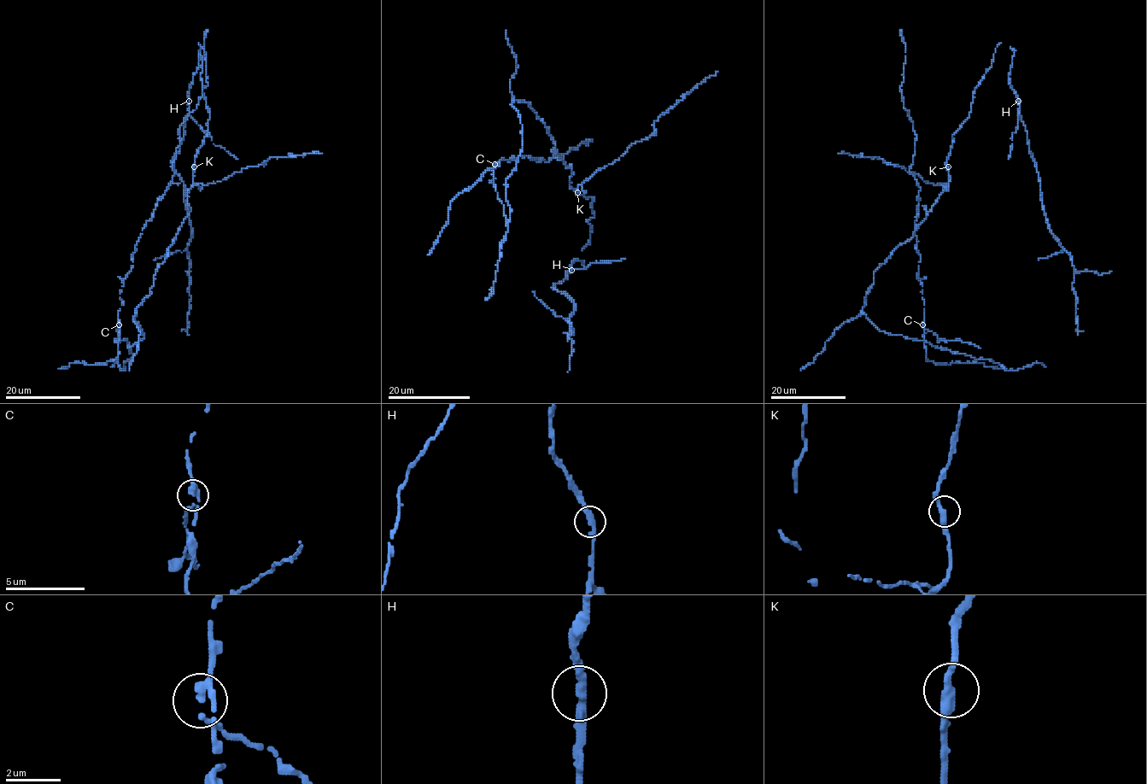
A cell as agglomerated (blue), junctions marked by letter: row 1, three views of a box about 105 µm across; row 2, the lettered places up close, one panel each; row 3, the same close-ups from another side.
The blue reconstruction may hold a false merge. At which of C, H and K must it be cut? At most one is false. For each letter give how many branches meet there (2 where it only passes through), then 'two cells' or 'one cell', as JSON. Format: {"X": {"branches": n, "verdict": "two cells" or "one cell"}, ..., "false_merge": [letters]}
{"C": {"branches": 2, "verdict": "two cells"}, "H": {"branches": 2, "verdict": "one cell"}, "K": {"branches": 2, "verdict": "one cell"}, "false_merge": ["C"]}

